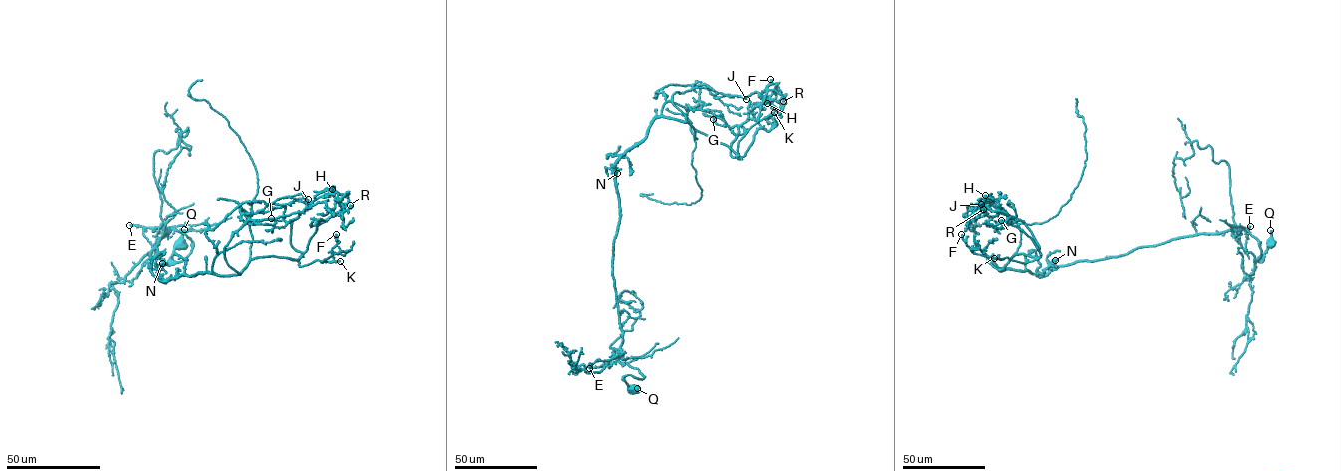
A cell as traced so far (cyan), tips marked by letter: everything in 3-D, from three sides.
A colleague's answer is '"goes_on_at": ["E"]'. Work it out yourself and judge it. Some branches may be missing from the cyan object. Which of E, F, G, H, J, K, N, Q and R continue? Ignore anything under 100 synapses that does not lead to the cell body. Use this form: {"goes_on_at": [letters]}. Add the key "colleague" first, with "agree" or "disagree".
{"colleague": "agree", "goes_on_at": ["E"]}

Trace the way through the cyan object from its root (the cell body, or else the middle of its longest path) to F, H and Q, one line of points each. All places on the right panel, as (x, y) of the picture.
F: (1270, 244), (1257, 258), (1259, 241), (1230, 229), (1038, 276), (999, 270), (1036, 256), (975, 253), (961, 234)
H: (1270, 244), (1257, 258), (1259, 241), (1234, 228), (1041, 276), (1000, 270), (1040, 253), (985, 195)
Q: (1270, 244), (1270, 230)

